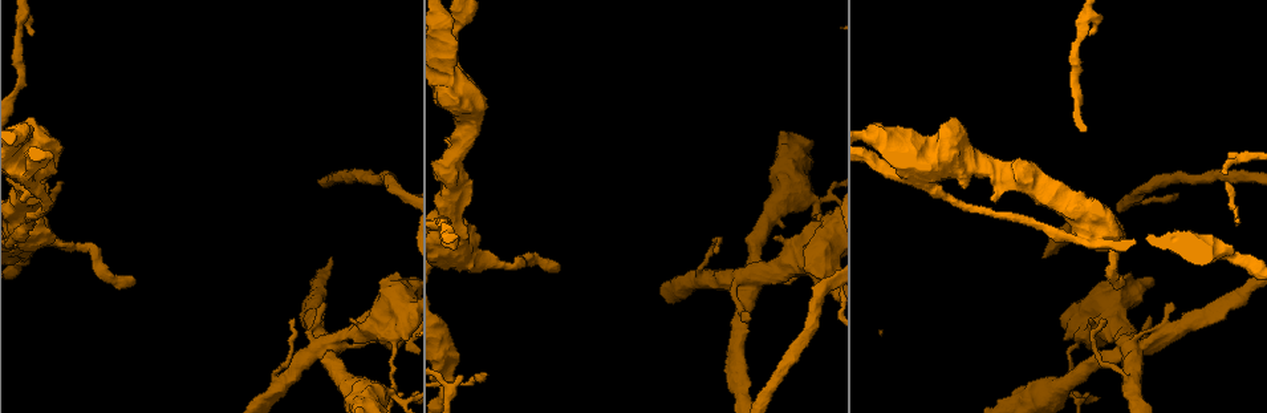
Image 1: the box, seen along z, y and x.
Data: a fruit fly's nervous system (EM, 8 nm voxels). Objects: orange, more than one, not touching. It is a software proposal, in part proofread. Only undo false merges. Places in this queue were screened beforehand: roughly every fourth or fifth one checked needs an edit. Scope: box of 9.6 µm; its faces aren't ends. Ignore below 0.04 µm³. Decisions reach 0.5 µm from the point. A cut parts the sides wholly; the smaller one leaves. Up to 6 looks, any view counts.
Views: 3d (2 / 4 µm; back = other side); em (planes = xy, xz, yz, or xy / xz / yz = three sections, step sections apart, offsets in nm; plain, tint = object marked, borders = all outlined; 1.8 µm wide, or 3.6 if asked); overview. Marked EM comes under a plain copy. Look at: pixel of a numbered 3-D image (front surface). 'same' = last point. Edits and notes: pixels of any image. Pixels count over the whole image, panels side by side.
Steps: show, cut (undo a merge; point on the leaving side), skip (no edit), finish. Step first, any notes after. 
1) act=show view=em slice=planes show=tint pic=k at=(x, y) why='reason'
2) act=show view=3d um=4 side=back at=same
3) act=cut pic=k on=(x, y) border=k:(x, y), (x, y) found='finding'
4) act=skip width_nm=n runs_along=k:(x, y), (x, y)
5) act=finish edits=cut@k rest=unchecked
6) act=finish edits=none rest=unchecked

act=show view=em um=3.6 slice=xz step=16 show=tint pic=1 at=(460, 149) why='sudden change in width'

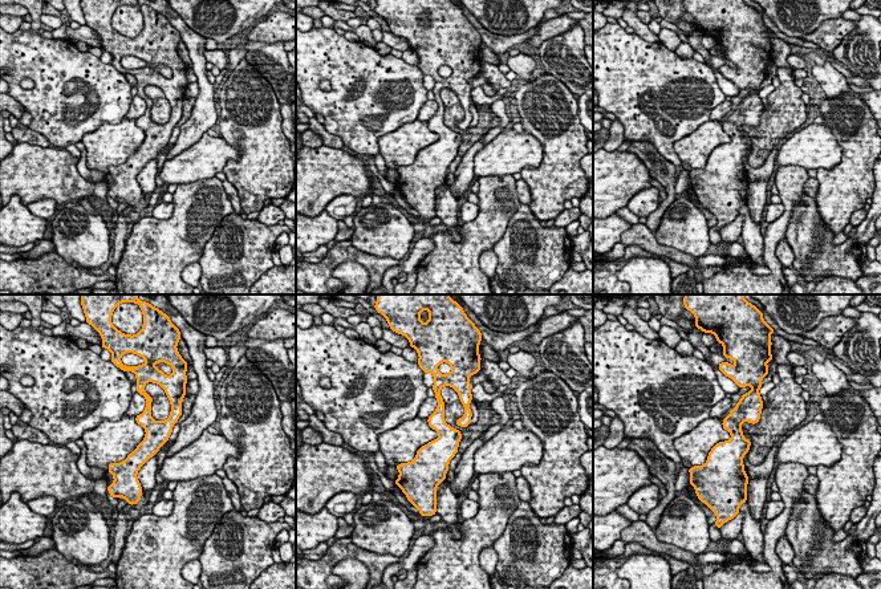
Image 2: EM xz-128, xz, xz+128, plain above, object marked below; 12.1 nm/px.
act=show view=em um=3.6 slice=planes show=borders at=same

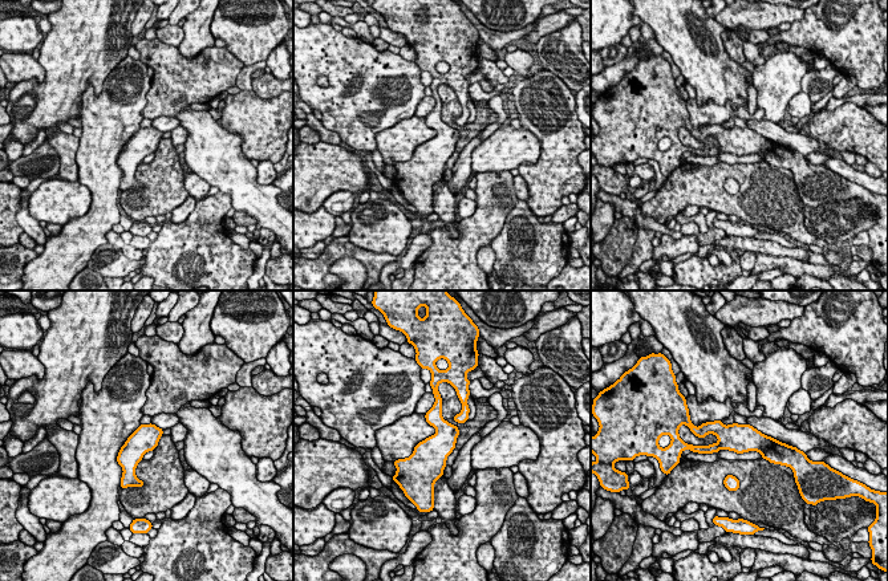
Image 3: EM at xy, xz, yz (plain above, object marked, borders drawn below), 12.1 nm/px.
act=skip runs_along=3:(702, 431), (777, 447) found='one cell here'

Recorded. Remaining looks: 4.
act=show view=3d um=4 pic=1 at=(473, 256) why='calibre changes'

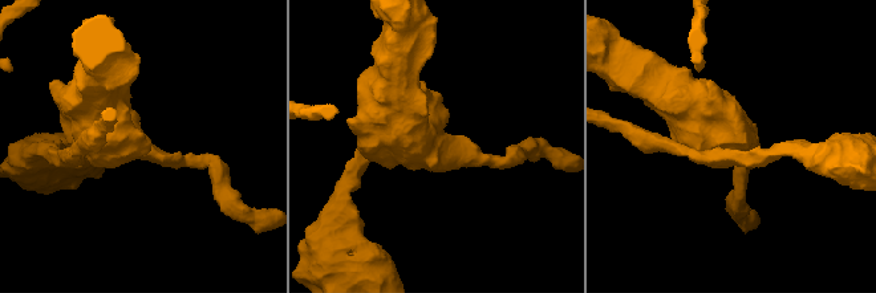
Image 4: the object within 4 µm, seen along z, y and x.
act=show view=em um=3.6 slice=xz step=4 show=tint pic=4 at=(143, 142)

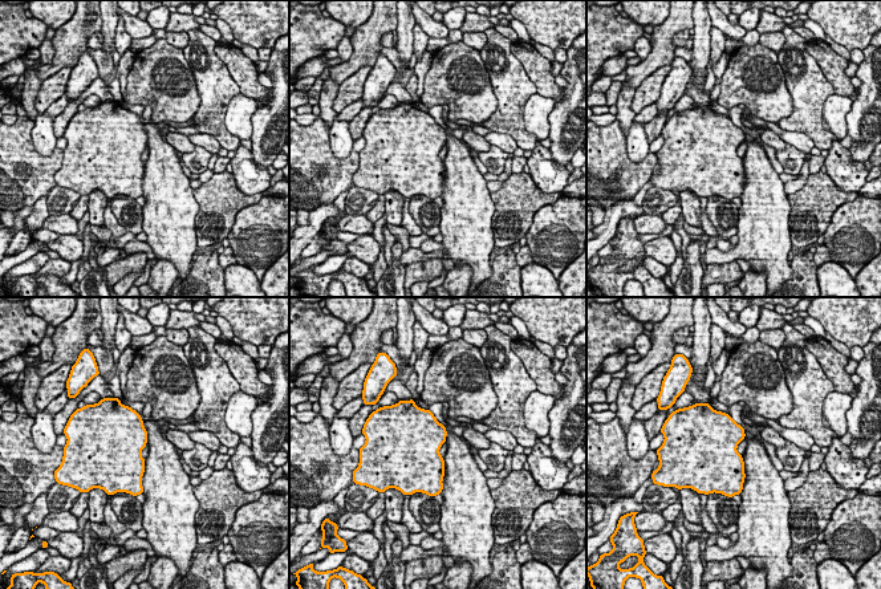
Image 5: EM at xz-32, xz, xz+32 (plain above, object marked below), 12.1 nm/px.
act=show view=em um=3.6 slice=planes show=tint at=same

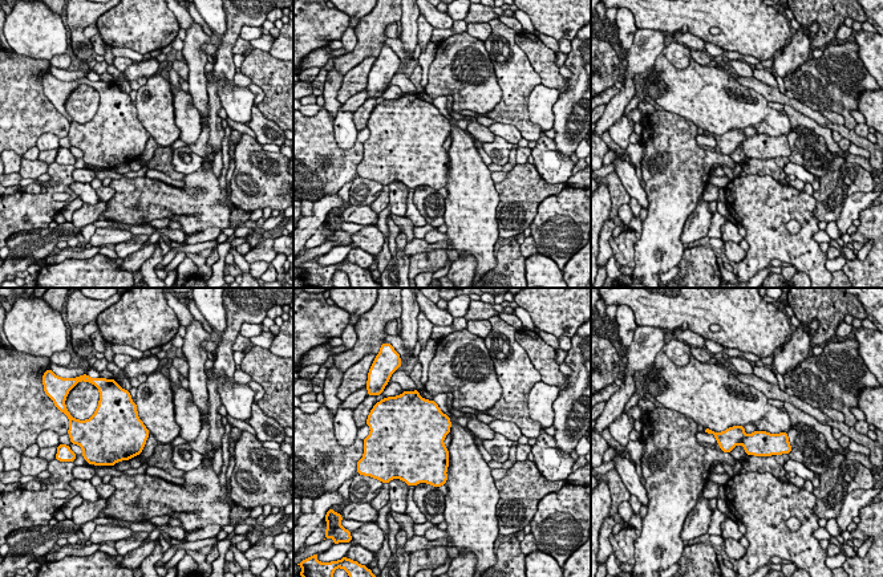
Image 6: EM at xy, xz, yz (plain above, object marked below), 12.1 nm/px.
act=skip found='one cell here'

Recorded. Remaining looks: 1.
act=show view=em slice=yz step=8 show=tint pic=1 at=(755, 276) why='four arms meet'

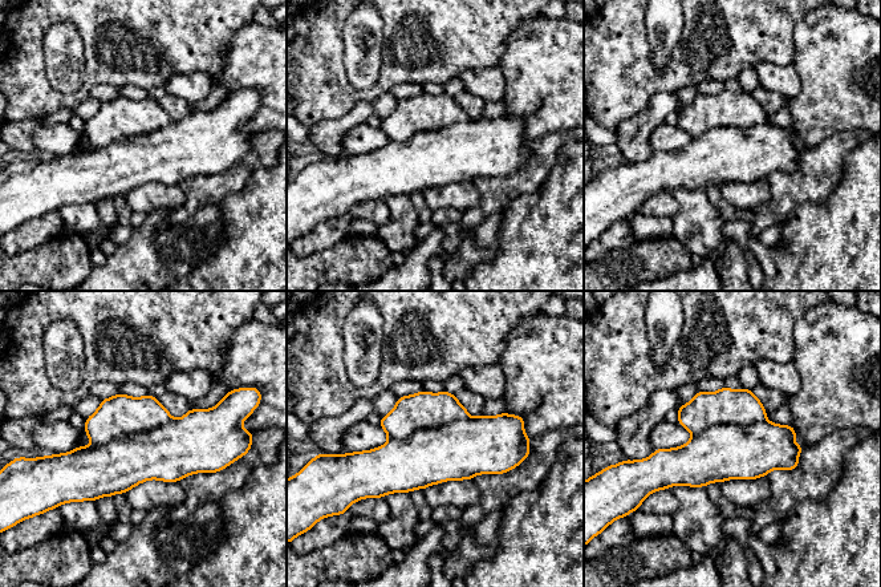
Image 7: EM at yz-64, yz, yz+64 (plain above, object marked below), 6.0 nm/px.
act=cut pic=7 on=(459, 450) width_nm=480 part_leaving=7:(515, 433), (423, 458), (357, 454) found='a second cell is stuck on'

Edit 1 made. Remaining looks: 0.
act=finish edits=cut@7 rest=unchecked

